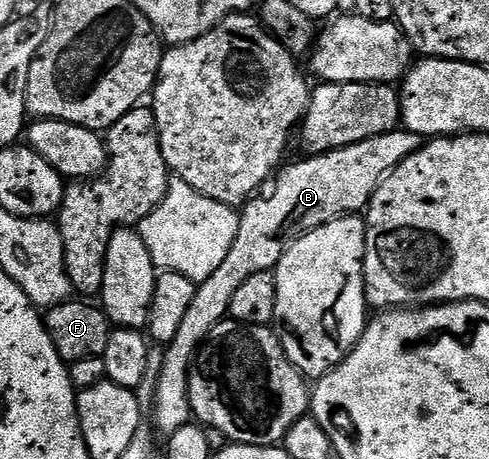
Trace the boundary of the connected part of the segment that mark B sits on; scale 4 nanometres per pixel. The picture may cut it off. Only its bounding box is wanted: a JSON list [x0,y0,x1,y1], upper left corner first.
[152,129,423,437]

